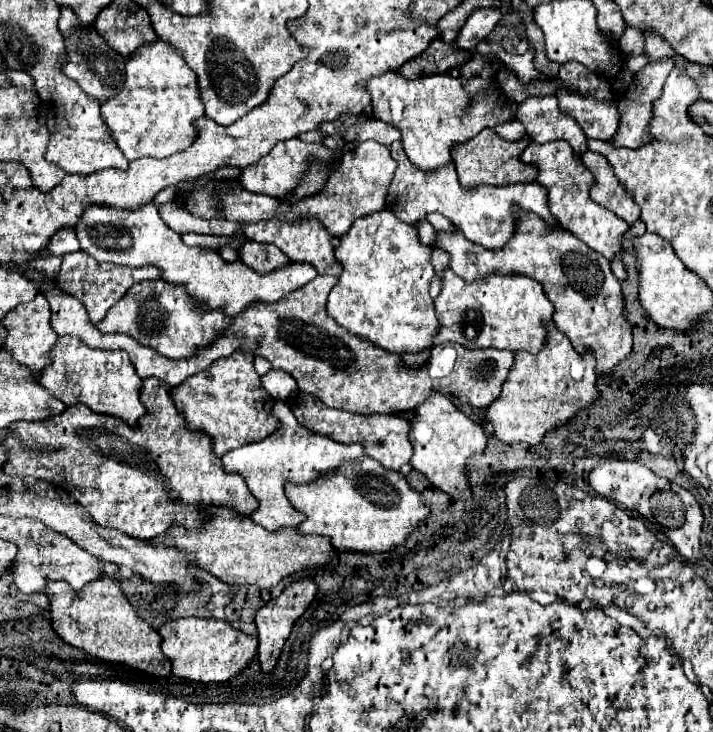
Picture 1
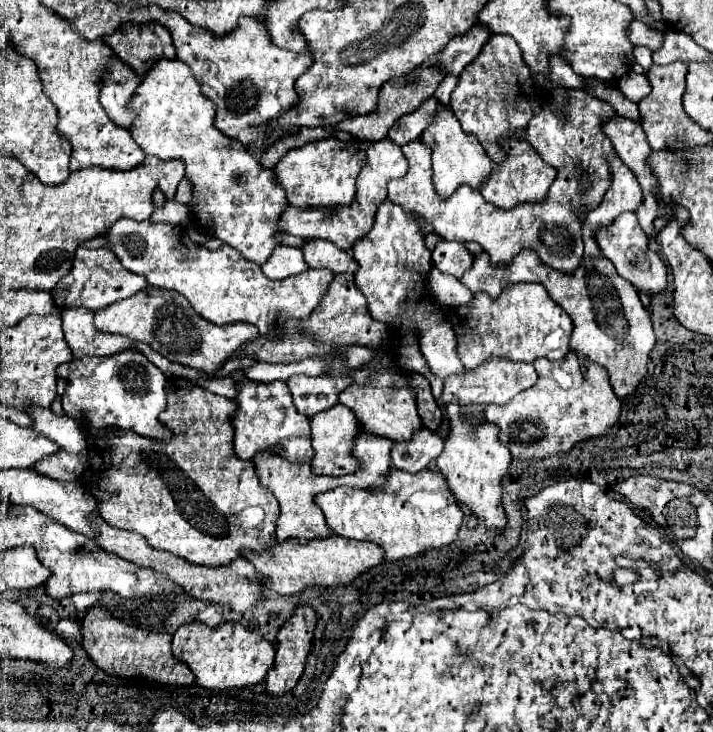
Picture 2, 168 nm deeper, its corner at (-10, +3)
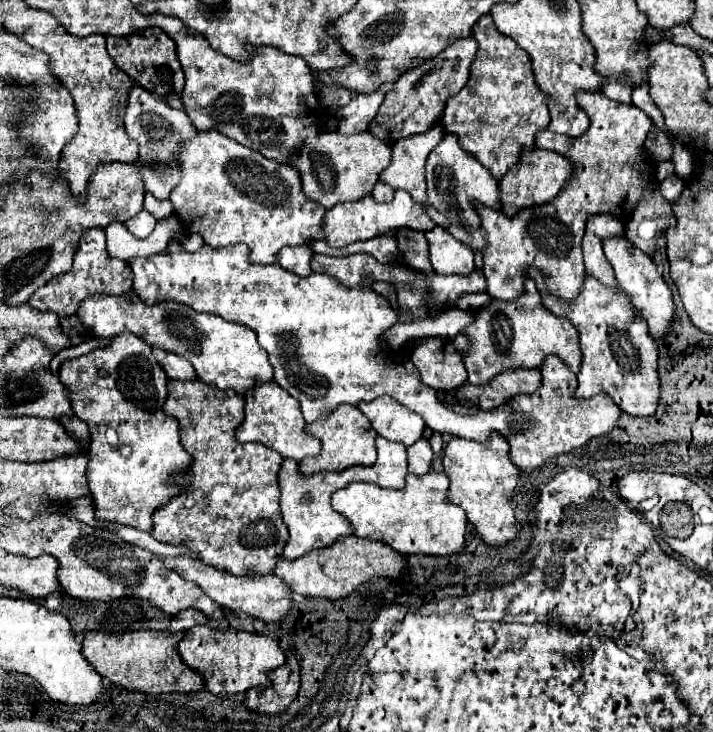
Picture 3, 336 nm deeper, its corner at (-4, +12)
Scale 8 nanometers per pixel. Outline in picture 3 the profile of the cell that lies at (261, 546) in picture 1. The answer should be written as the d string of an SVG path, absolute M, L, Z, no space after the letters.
M348 536L332 548L320 548L320 552L310 552L300 560L284 560L280 556L276 566L276 576L280 576L288 586L302 596L342 600L354 592L360 584L366 584L374 578L398 578L406 570L406 560L400 552L388 548L386 544L364 540L358 536Z

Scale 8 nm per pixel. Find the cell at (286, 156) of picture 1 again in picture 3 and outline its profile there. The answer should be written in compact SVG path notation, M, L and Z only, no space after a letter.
M322 132L316 138L308 138L300 146L300 156L292 160L292 166L300 172L304 180L304 192L312 200L320 200L324 208L332 208L342 202L358 202L368 196L378 182L382 170L388 168L392 158L390 146L384 140L376 140L370 132L360 132L356 136L340 136L338 132Z

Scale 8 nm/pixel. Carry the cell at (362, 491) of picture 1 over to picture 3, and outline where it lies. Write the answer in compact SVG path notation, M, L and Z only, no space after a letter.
M434 470L422 478L408 474L402 490L354 482L332 494L332 506L350 520L358 538L384 542L400 554L450 556L462 552L466 546L468 518L460 506L448 500L448 484L448 476Z

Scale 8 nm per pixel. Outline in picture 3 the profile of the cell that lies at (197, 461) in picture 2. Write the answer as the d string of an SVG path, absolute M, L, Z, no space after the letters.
M168 380L164 414L178 418L182 446L192 454L194 462L188 474L174 480L174 484L182 488L182 494L154 512L152 536L166 544L188 546L200 554L204 564L222 568L234 576L272 574L276 560L288 542L288 528L278 504L278 472L282 456L264 444L240 444L236 440L236 428L244 420L244 398L232 390L220 390L202 380Z

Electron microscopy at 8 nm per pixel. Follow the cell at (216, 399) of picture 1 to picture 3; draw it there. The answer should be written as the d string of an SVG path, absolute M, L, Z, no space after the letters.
M264 382L256 384L252 392L246 394L246 418L236 428L236 438L240 442L260 442L268 448L274 448L282 454L282 458L290 458L300 462L306 456L316 456L322 450L322 444L312 434L304 432L306 422L300 412L300 402L292 398L284 388L280 388L276 382Z

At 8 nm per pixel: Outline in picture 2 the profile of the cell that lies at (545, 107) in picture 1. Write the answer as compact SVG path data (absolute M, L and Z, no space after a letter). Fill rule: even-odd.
M570 89L568 91L568 105L566 105L566 109L562 107L560 113L556 113L556 109L554 109L554 105L552 105L552 101L548 97L540 99L540 107L536 109L536 113L532 115L532 119L530 119L530 123L526 127L526 141L536 149L546 163L554 167L558 172L556 181L550 185L550 191L546 193L546 197L542 201L514 205L512 209L500 209L496 205L486 203L484 197L478 191L474 191L472 187L468 187L468 185L462 185L448 199L442 199L436 193L434 181L432 181L430 149L426 149L426 145L422 145L420 141L406 143L402 147L402 151L404 151L408 163L410 163L410 169L408 169L408 173L402 179L396 179L396 181L388 183L388 199L392 203L404 207L408 213L414 213L414 215L422 217L424 221L428 221L434 227L434 231L446 241L476 241L476 243L480 243L482 249L490 255L492 263L510 263L518 251L522 251L524 247L530 247L530 249L534 249L540 255L542 263L546 263L546 265L550 265L554 269L560 269L560 271L574 271L578 267L578 261L580 261L582 251L584 251L582 229L580 229L580 221L578 221L576 213L596 209L600 205L602 195L606 193L606 189L610 185L610 173L608 173L606 157L614 153L614 147L612 147L610 139L602 133L600 125L602 125L602 119L614 117L614 115L616 115L614 109L606 101L600 101L600 99L588 95L582 89ZM580 167L590 173L590 181L592 181L592 185L590 185L590 189L586 193L578 191Z

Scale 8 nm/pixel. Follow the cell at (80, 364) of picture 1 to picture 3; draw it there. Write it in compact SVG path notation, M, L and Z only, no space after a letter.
M122 332L106 346L92 350L86 356L62 362L60 380L70 388L70 400L74 414L88 424L90 448L88 448L88 482L96 500L96 520L106 524L130 526L152 534L152 514L166 506L178 492L176 484L170 484L170 476L184 474L192 464L192 456L180 444L178 420L168 418L162 412L166 400L168 376L148 346L132 332Z

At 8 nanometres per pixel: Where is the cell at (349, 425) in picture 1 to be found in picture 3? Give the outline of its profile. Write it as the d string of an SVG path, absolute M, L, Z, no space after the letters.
M420 438L416 444L408 446L408 472L424 476L432 470L432 448L426 438Z

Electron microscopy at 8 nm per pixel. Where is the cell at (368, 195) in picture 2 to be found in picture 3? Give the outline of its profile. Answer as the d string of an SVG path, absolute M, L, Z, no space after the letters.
M396 192L394 200L388 204L378 204L372 200L372 196L368 196L368 200L360 200L360 204L340 204L336 208L328 210L328 216L324 216L324 232L328 232L328 246L334 248L344 248L352 242L358 240L370 240L374 236L386 234L388 230L396 230L396 228L412 228L412 230L432 230L436 224L434 220L426 214L424 206L414 202L410 194L406 192Z

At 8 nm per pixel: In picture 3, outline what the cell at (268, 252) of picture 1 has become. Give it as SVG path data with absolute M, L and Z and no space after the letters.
M282 248L280 250L280 266L284 266L288 272L294 272L302 278L310 276L312 274L312 268L310 268L310 258L312 258L312 248Z

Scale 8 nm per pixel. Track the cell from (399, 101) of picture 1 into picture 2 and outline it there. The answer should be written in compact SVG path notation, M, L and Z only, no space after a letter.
M438 103L438 113L434 121L428 125L428 129L420 135L420 141L432 149L432 169L434 169L434 187L442 197L448 197L458 189L460 185L470 185L472 189L478 189L482 181L490 175L492 161L478 143L478 139L470 133L462 133L458 119L454 117L450 105Z

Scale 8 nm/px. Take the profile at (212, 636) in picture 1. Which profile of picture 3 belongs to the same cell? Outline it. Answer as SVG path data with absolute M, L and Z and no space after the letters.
M194 626L180 642L182 660L206 680L206 690L212 694L240 694L248 688L272 686L268 674L286 662L284 650L270 636L260 636L240 630L212 630L210 626Z

